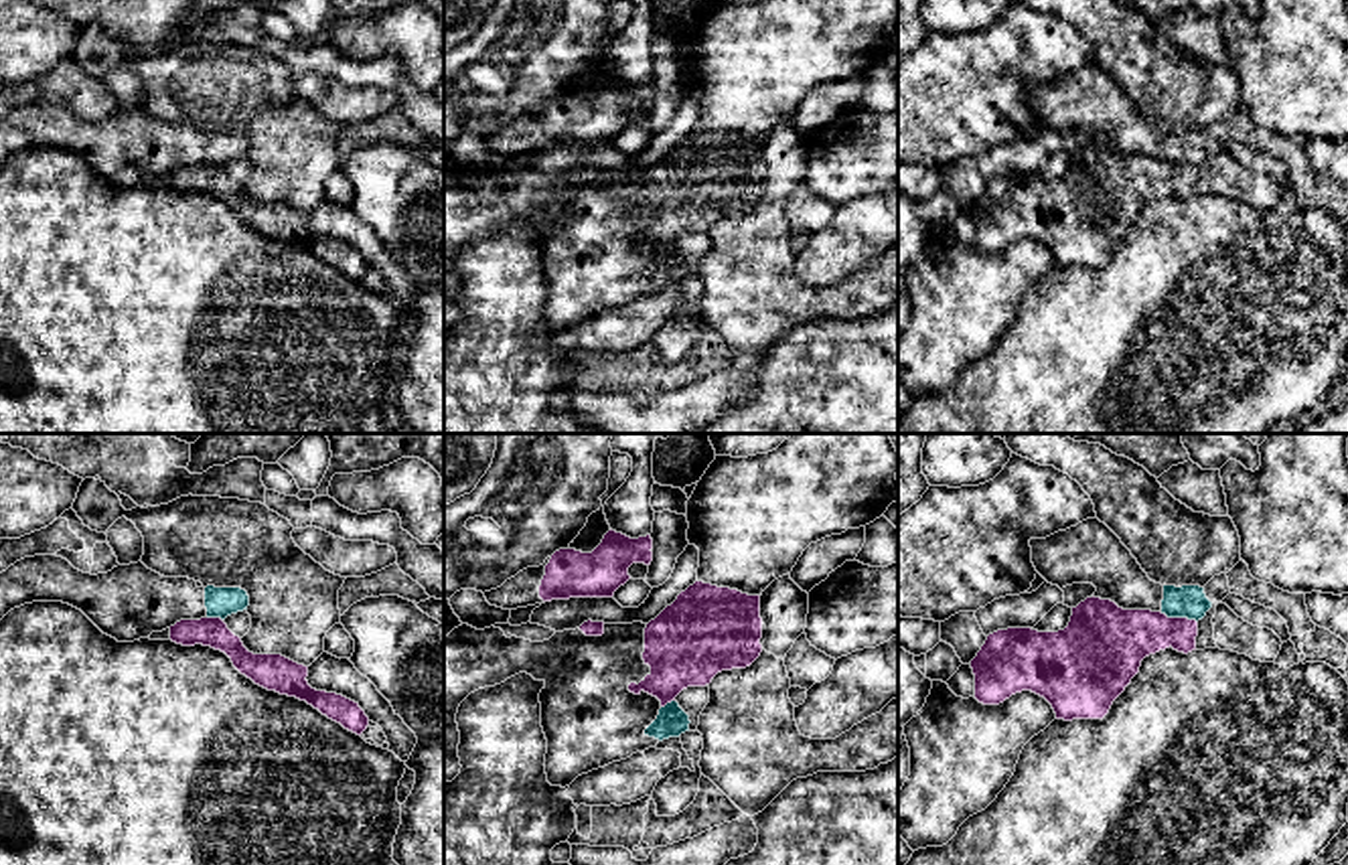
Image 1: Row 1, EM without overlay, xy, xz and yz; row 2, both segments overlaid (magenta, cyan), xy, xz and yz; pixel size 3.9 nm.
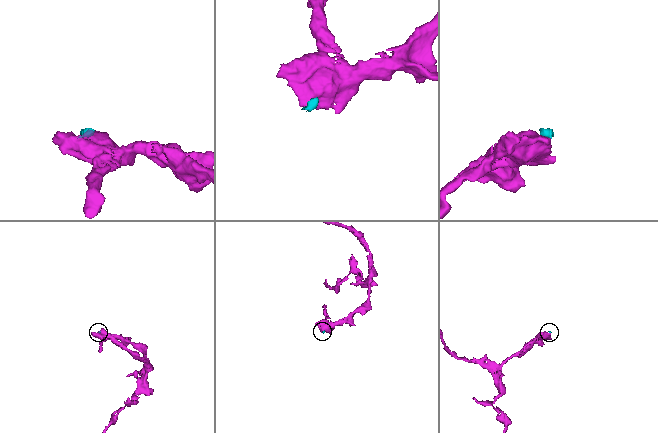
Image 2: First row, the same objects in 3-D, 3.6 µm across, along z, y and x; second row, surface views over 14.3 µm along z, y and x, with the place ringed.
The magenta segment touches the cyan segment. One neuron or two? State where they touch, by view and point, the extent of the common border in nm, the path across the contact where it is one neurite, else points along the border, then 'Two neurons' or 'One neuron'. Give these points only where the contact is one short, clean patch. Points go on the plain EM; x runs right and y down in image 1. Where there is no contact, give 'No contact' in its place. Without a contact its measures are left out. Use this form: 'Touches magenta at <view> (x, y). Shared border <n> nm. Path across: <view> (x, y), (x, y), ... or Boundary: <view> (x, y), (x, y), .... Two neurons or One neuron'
Touches magenta at yz (1178, 165). Shared border 160 nm. Boundary: yz (1160, 159), (1196, 169). Two neurons

